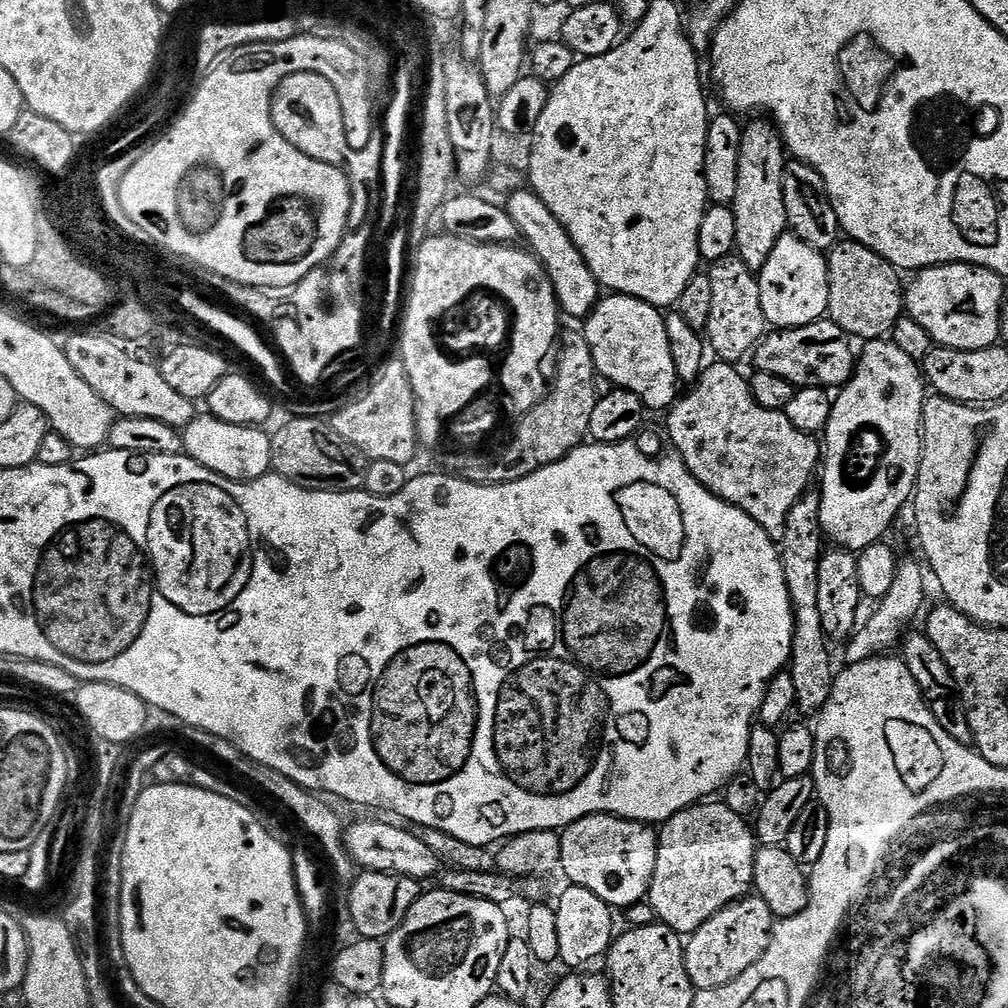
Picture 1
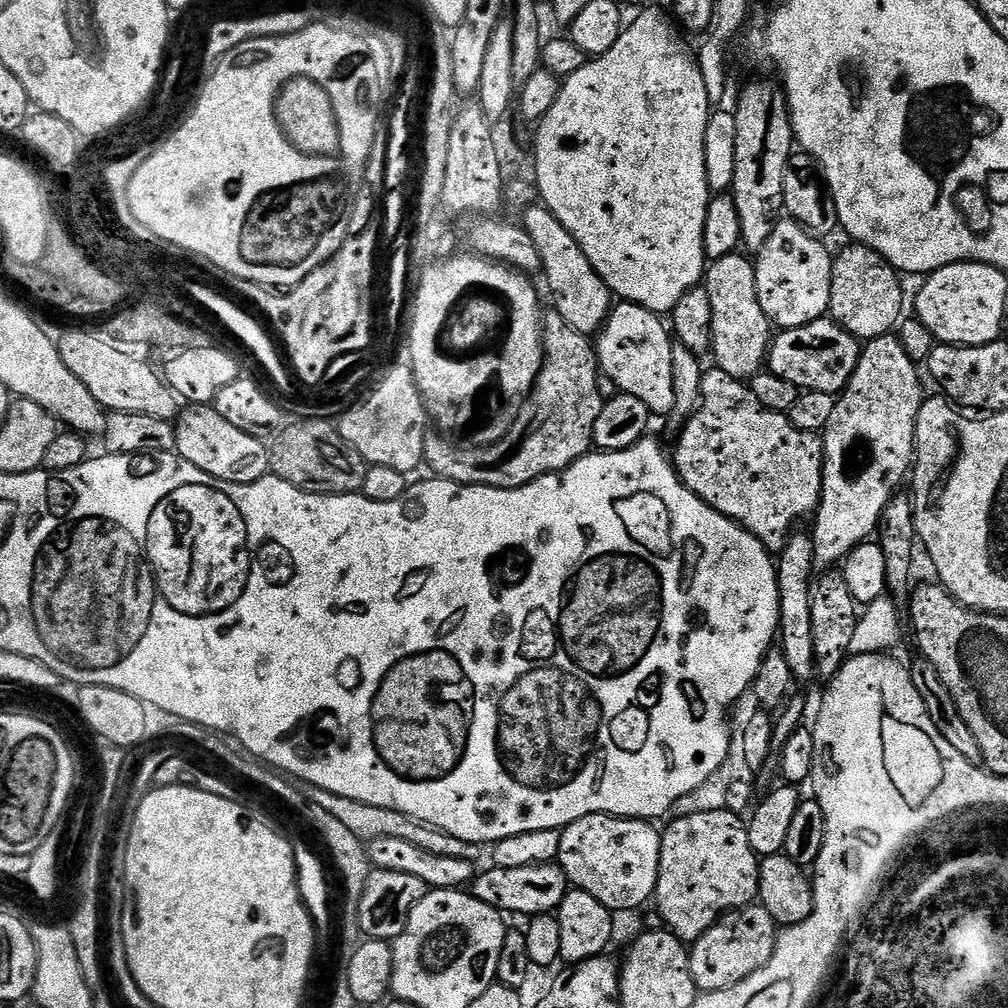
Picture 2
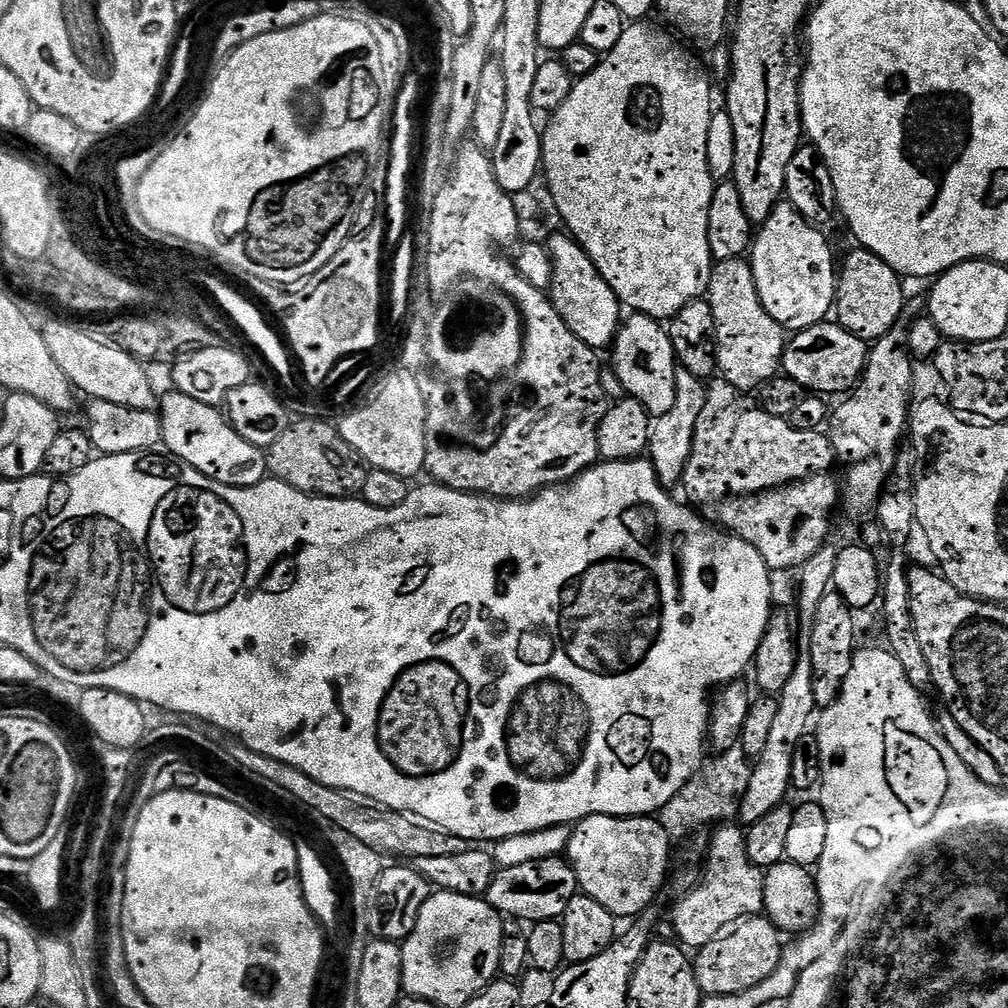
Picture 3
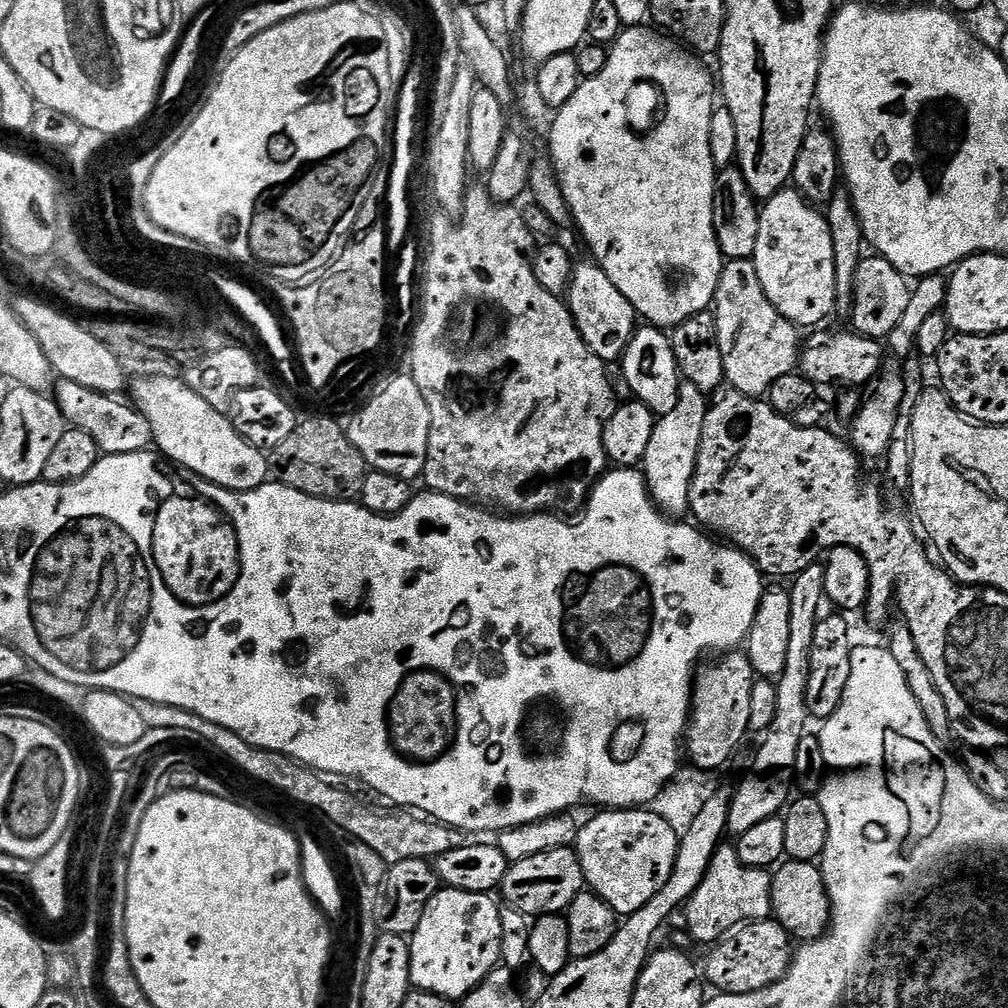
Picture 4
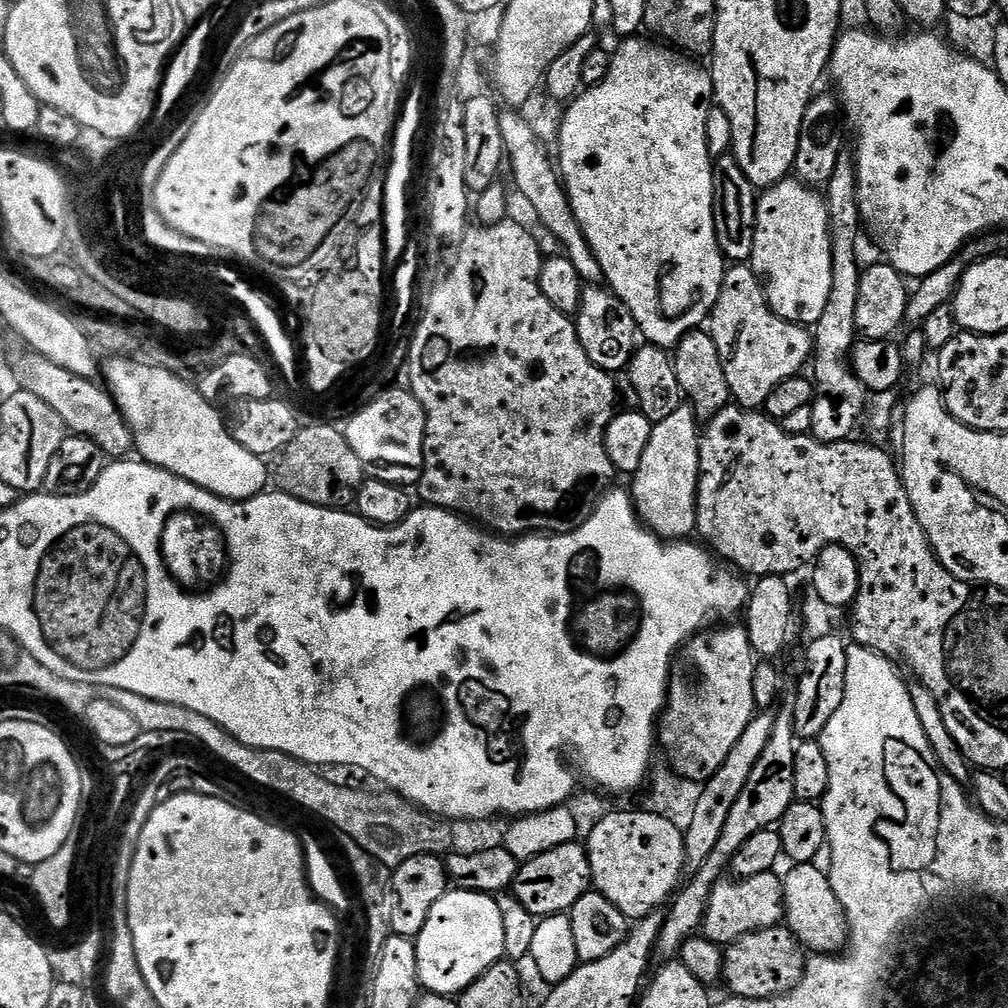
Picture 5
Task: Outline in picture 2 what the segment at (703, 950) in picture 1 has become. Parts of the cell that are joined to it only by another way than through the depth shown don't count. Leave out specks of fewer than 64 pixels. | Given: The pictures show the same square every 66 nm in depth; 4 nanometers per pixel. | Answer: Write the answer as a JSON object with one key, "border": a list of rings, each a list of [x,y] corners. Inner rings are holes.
{"border":[[[759,902],[717,920],[716,925],[706,930],[706,934],[702,934],[702,938],[694,941],[690,948],[690,974],[697,989],[701,993],[726,990],[762,970],[774,954],[777,935],[776,920],[770,918],[764,905]]]}

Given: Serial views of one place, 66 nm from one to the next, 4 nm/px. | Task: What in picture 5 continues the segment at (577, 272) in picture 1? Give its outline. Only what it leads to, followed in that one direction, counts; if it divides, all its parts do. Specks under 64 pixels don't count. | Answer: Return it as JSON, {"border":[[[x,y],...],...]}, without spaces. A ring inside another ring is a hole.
{"border":[[[585,287],[574,323],[578,338],[582,342],[582,350],[586,350],[594,366],[609,374],[615,374],[625,371],[631,365],[632,355],[638,347],[638,329],[634,314],[630,314],[626,302],[618,299],[607,287]]]}

